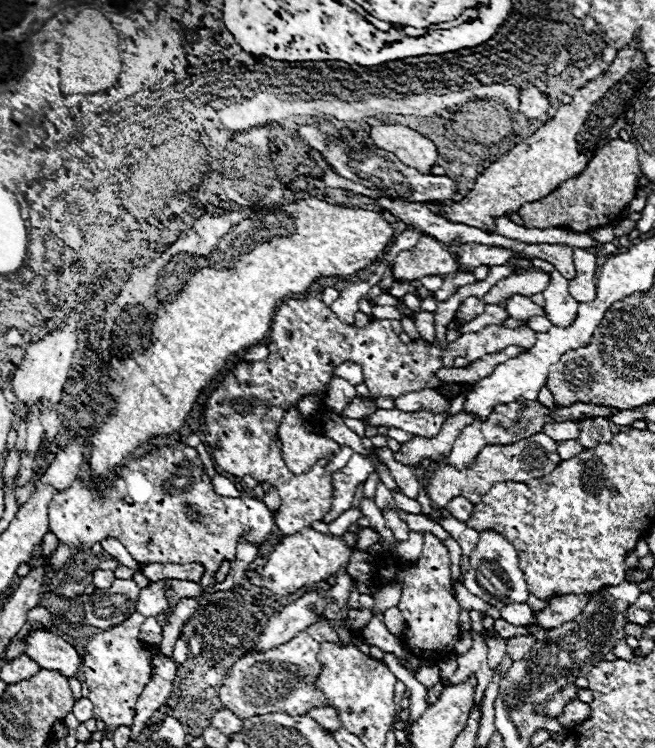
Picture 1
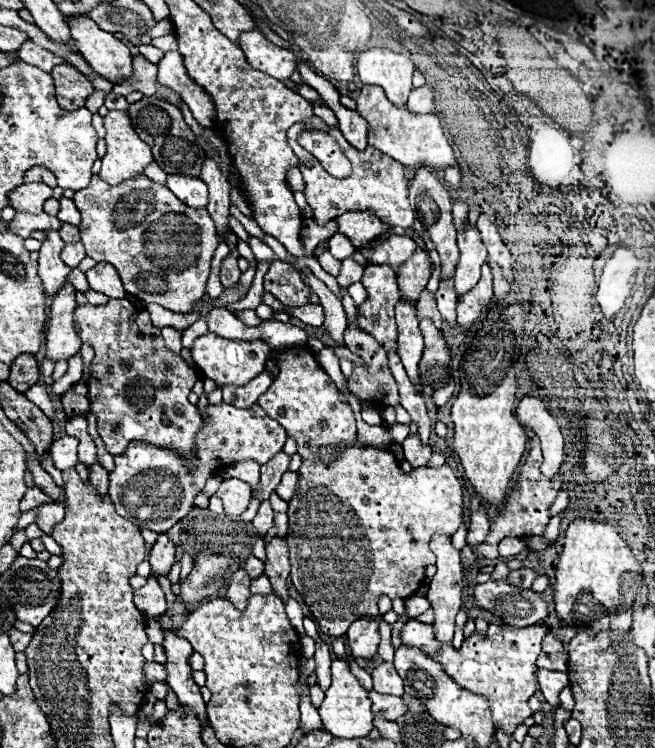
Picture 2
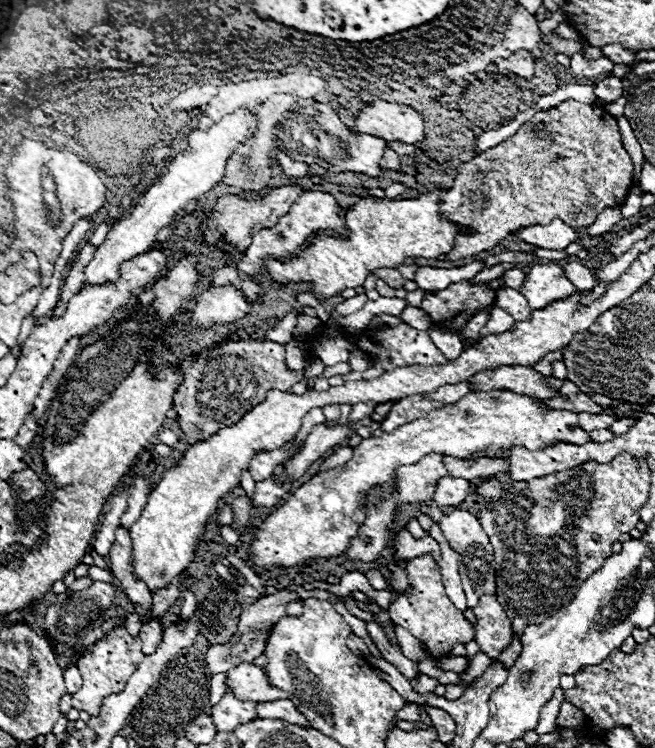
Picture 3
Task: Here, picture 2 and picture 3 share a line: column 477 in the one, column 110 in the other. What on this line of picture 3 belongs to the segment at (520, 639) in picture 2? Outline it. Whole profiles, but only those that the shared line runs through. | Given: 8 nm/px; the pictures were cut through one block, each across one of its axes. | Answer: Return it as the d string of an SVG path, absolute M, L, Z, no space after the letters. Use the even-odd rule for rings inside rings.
M124 628L112 630L106 638L96 642L96 646L92 648L90 654L80 658L78 670L80 670L84 682L82 682L82 688L76 694L72 694L72 706L76 710L88 712L90 716L98 716L98 708L100 708L102 698L110 696L114 692L120 692L144 658L146 658L146 654L142 652L142 642L138 636L128 634Z

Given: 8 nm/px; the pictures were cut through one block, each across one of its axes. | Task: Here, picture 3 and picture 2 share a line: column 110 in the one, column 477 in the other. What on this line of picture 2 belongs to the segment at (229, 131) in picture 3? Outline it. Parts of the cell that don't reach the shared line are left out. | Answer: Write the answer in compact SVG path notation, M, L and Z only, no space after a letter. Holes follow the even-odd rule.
M470 222L458 230L458 248L460 260L456 266L456 294L462 296L464 292L472 290L480 280L480 266L486 262L486 246L480 238L480 232Z

